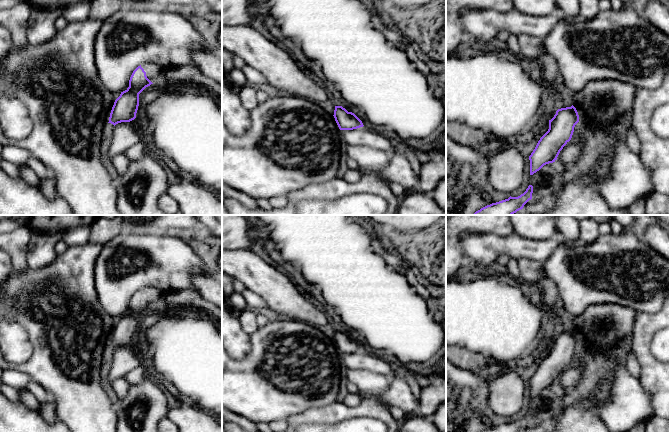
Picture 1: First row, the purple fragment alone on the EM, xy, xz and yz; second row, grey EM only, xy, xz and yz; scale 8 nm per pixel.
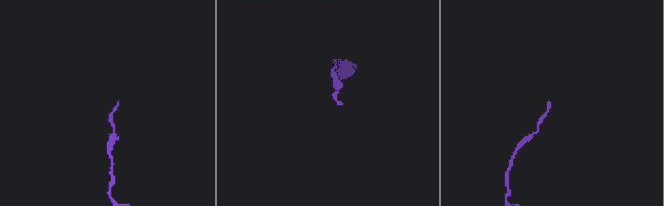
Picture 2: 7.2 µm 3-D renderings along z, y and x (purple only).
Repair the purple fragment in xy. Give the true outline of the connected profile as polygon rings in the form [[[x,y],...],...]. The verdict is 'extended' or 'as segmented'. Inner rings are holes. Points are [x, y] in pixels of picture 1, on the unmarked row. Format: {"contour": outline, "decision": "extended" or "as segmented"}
{"contour": [[[143,287],[138,290],[130,301],[129,311],[115,324],[108,347],[115,350],[134,344],[139,330],[139,318],[151,308],[163,307],[166,294],[154,287]]], "decision": "extended"}

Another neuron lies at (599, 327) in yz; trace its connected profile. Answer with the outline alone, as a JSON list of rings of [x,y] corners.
[[[598,304],[573,316],[573,330],[587,352],[603,351],[633,334],[637,313],[617,304]]]

